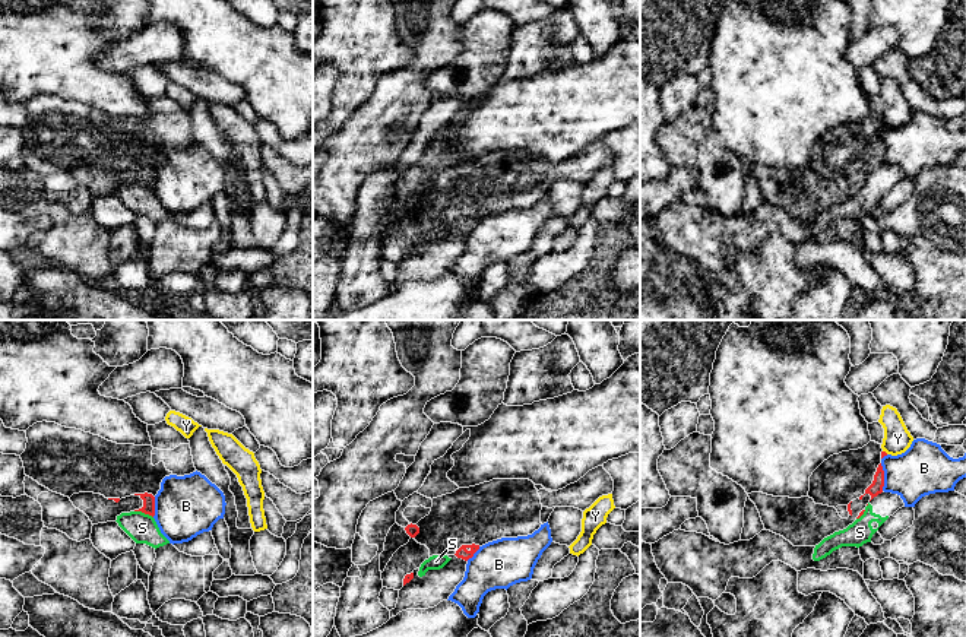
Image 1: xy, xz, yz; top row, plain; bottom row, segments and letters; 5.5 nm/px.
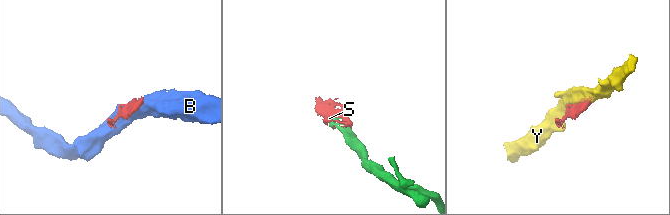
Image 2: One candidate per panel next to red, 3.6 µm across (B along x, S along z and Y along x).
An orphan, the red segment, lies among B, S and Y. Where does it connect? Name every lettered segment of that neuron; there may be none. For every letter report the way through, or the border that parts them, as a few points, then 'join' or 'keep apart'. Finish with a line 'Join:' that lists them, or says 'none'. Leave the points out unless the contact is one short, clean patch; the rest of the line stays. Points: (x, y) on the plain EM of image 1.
B: keep apart
S: along xy (135, 183), (148, 186), (152, 190) | keep apart
Y: keep apart
Join: none

